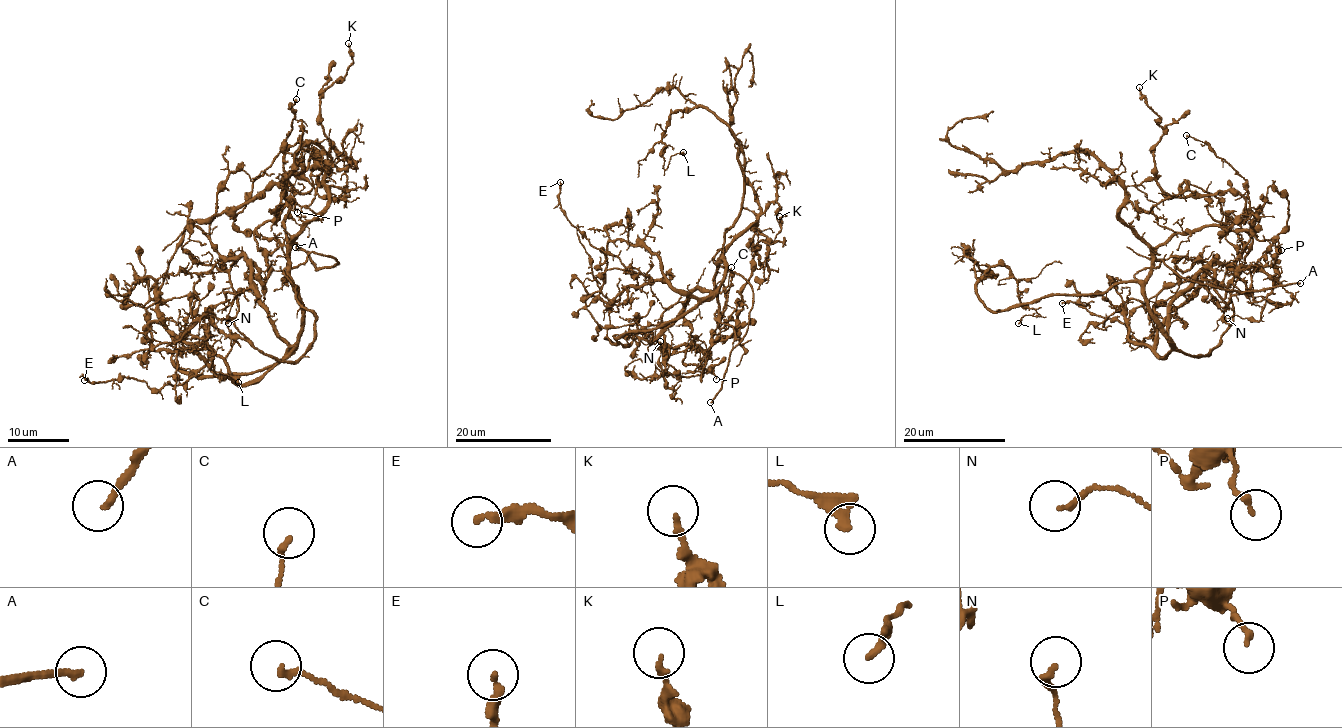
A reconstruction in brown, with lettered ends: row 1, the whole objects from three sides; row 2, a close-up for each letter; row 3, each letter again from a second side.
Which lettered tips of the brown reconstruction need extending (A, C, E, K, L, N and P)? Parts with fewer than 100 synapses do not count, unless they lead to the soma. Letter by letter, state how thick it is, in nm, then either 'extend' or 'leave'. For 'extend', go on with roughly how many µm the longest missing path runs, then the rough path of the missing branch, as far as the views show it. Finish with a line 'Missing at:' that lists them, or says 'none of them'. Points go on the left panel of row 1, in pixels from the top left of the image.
A: 200 nm | extend | 50 µm | (295, 247), (278, 251), (276, 242), (265, 240), (232, 247), (208, 232), (167, 175), (128, 175), (125, 170)
C: 160 nm | leave
E: 240 nm | leave
K: 160 nm | leave
L: 260 nm | leave
N: 190 nm | leave
P: 170 nm | leave
Missing at: A

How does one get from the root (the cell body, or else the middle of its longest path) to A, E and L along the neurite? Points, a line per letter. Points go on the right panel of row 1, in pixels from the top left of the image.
A: (1152, 268), (1163, 260), (1182, 277), (1241, 292), (1264, 291), (1300, 283)
E: (1152, 268), (1145, 297), (1170, 342), (1162, 357), (1159, 328), (1131, 339), (1119, 320), (1062, 303)
L: (1152, 268), (1105, 292), (995, 312), (976, 289), (992, 266), (1010, 271), (1020, 302), (1040, 314), (1018, 323)

